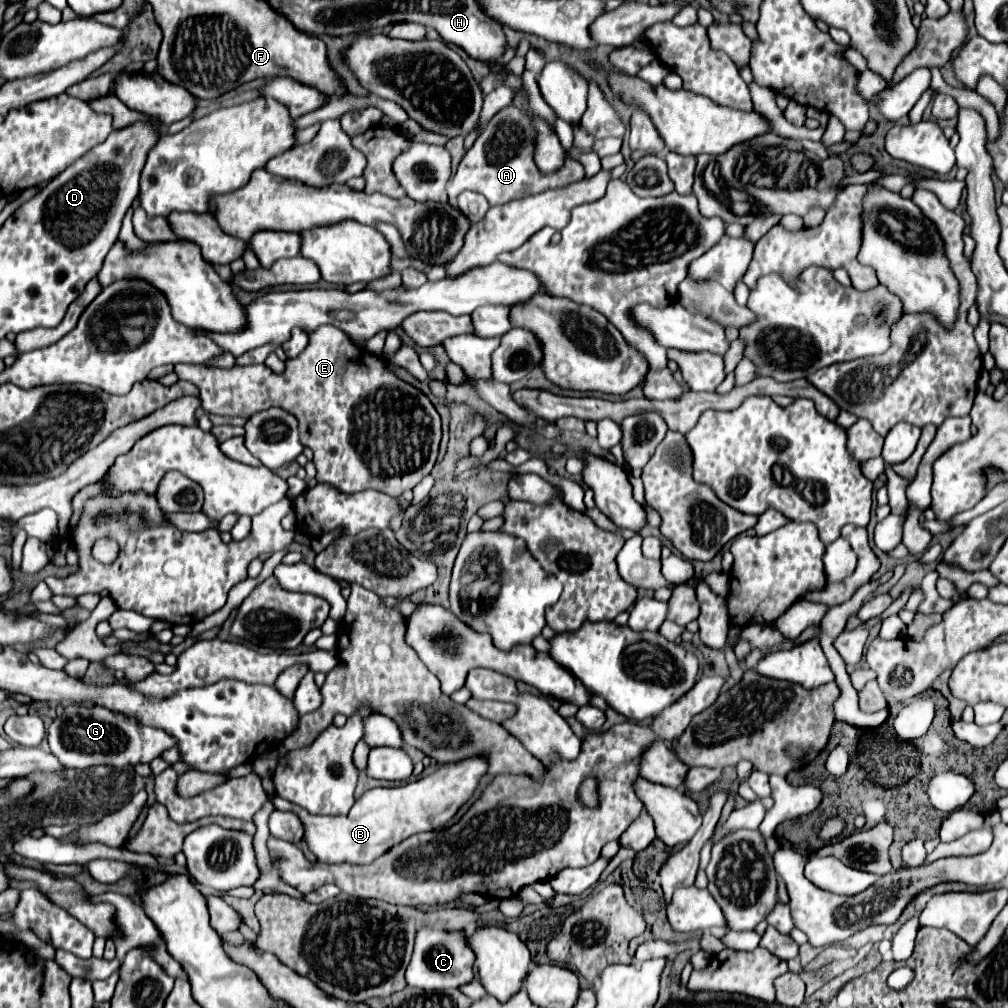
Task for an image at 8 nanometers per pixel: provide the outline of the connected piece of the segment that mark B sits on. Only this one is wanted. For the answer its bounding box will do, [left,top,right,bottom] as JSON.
[274,757,486,863]

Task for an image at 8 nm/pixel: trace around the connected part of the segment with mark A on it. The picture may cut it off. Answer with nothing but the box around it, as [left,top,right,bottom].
[448,105,584,207]

